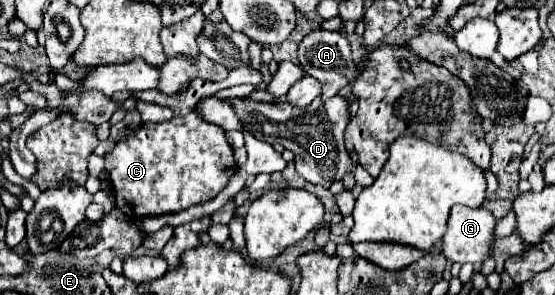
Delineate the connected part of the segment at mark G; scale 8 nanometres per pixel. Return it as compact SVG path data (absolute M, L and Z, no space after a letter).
M454 206L442 252L450 262L480 266L494 250L496 218L486 208Z

